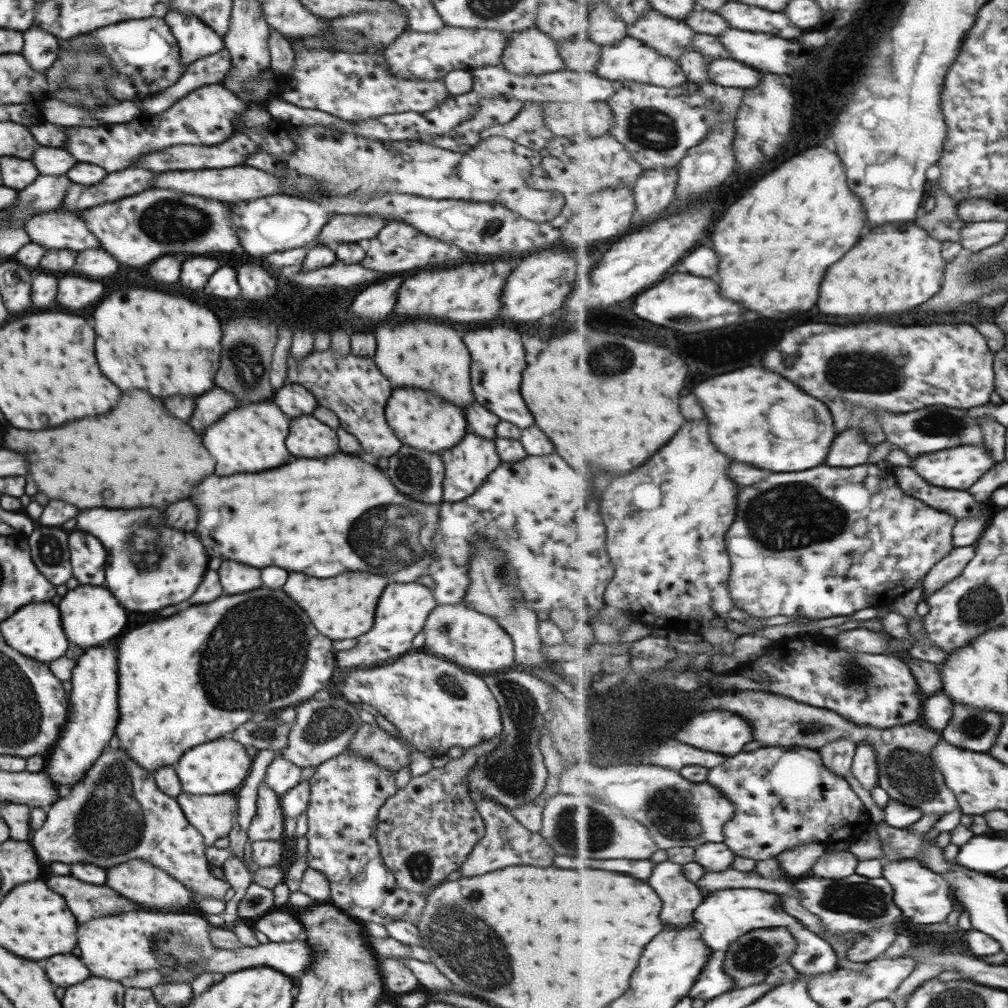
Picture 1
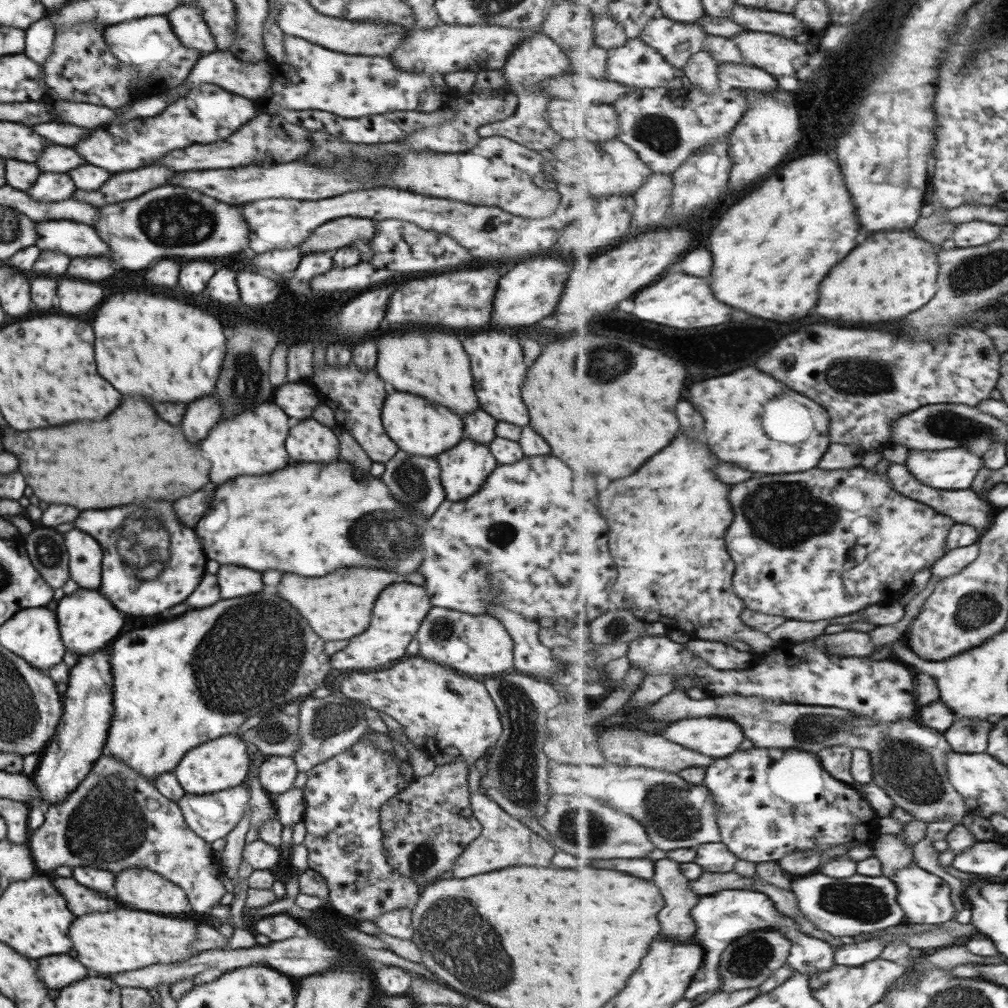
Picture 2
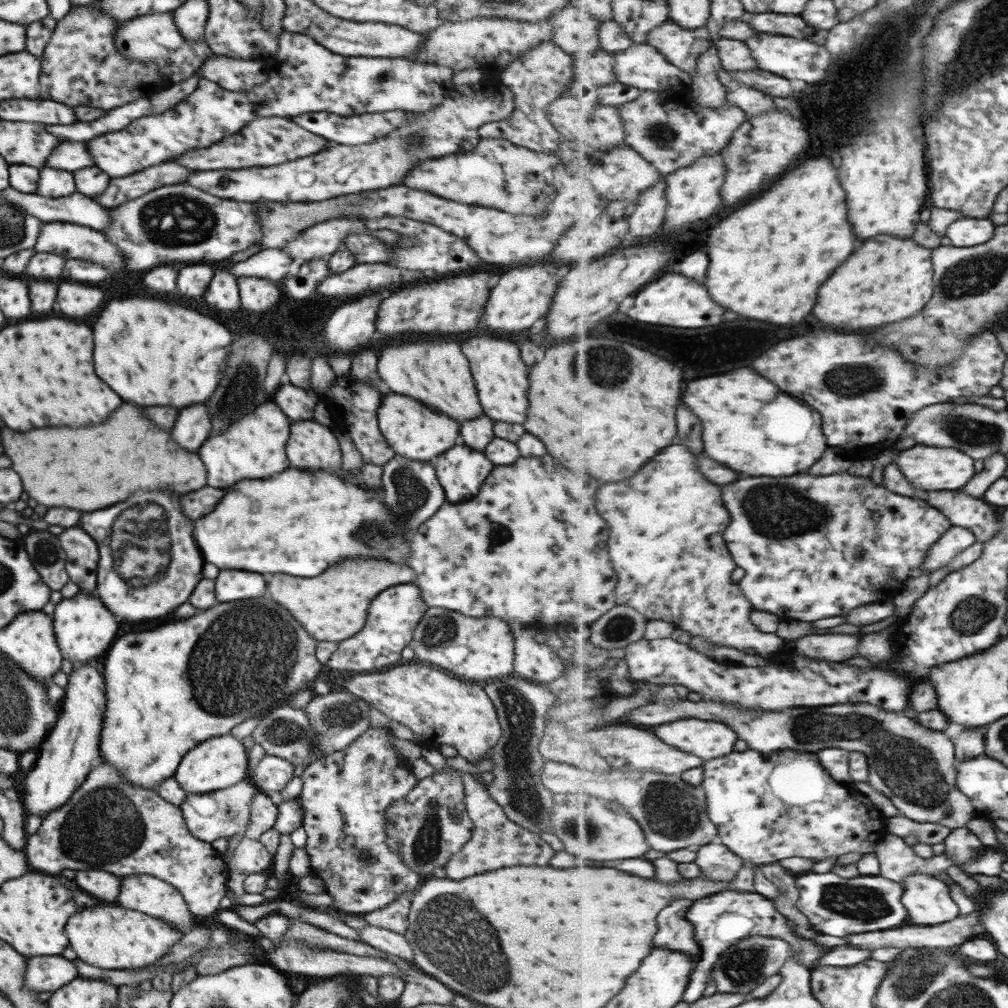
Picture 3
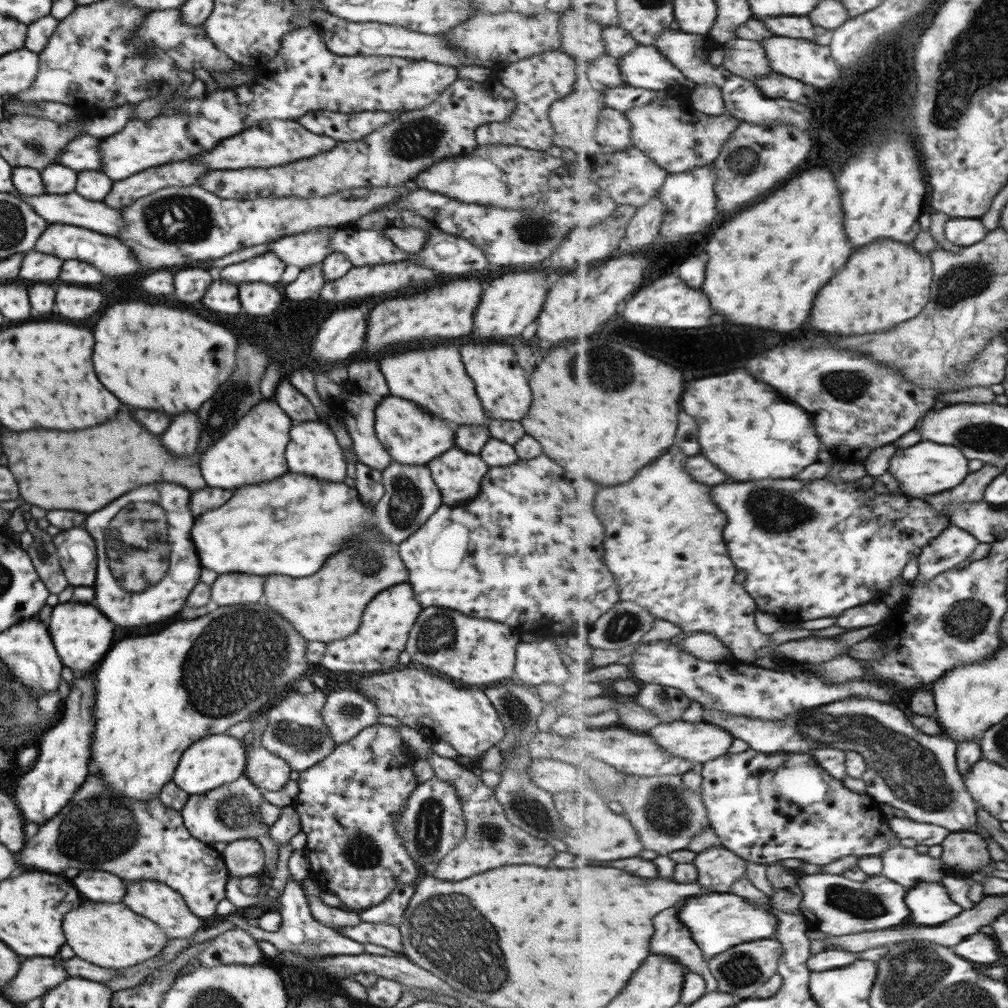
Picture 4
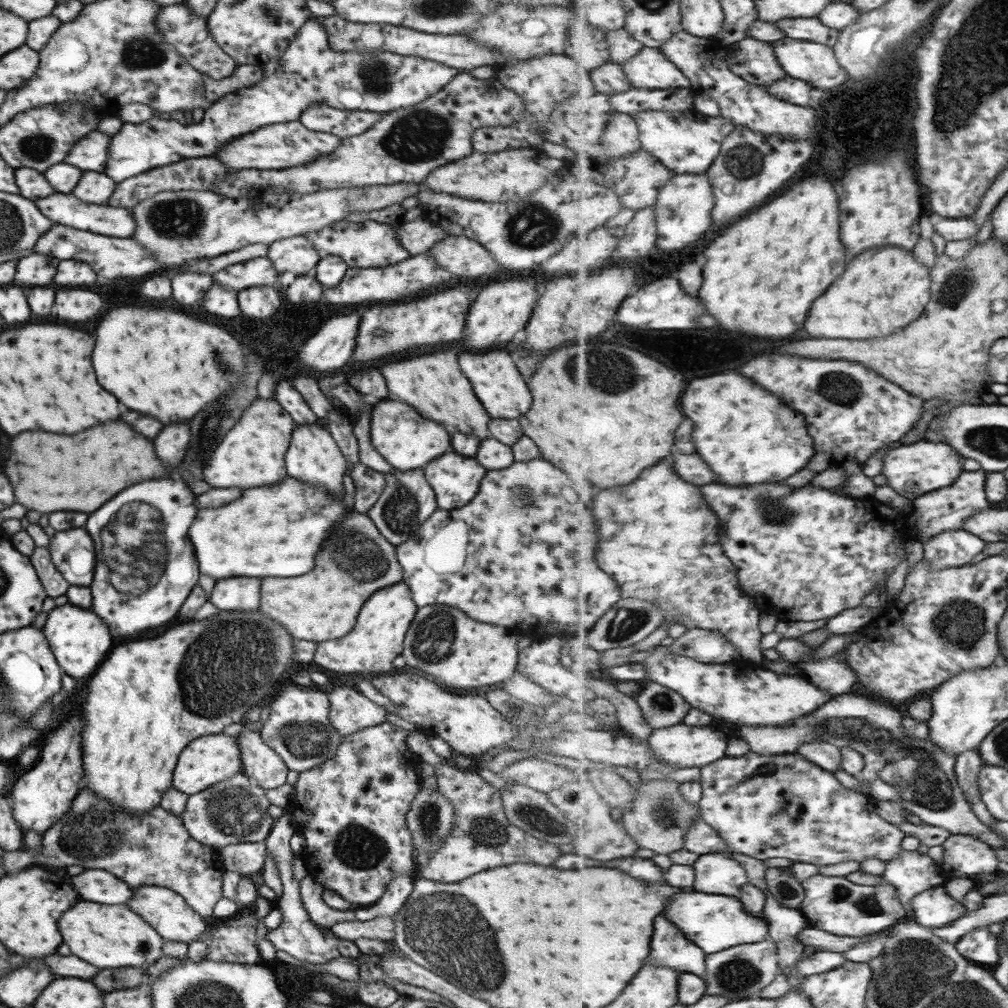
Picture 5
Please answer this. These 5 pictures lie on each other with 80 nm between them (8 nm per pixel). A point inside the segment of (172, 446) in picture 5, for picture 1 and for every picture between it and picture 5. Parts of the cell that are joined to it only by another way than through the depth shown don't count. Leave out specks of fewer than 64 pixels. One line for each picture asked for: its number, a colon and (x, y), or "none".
1: (208, 407)
2: (201, 414)
3: (190, 429)
4: (181, 437)

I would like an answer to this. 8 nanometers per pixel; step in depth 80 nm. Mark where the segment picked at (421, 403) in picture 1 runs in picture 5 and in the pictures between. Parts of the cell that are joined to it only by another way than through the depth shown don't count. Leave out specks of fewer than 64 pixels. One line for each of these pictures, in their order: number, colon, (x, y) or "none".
2: (417, 425)
3: (411, 430)
4: (408, 434)
5: (407, 441)

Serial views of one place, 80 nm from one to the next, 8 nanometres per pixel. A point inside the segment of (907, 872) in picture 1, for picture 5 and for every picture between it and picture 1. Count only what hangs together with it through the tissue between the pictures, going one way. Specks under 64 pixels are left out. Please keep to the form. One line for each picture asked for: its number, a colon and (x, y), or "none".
2: (926, 899)
3: (928, 899)
4: (930, 903)
5: (934, 907)

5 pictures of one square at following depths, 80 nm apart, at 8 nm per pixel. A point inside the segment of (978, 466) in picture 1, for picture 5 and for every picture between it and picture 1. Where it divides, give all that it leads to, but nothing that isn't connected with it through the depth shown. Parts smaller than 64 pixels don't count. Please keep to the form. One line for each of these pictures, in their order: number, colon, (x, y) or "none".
2: (957, 468)
3: (936, 469)
4: (927, 468)
5: (923, 467)

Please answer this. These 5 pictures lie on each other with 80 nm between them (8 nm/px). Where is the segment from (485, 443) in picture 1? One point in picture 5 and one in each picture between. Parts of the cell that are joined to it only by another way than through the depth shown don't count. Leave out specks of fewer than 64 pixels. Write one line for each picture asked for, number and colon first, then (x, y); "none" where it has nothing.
2: (464, 468)
3: (460, 471)
4: (458, 475)
5: (455, 480)

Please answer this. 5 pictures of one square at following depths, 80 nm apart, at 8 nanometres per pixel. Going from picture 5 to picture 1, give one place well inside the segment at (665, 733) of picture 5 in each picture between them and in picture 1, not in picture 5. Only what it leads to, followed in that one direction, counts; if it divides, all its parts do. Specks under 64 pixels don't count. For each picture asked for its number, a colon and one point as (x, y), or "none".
1: (723, 732)
2: (718, 737)
3: (709, 740)
4: (696, 741)

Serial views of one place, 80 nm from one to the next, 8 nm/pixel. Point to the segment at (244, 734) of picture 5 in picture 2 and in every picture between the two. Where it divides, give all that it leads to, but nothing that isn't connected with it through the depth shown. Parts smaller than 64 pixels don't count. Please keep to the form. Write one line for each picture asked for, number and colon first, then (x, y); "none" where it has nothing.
2: (276, 774)
3: (271, 774)
4: (264, 770)

